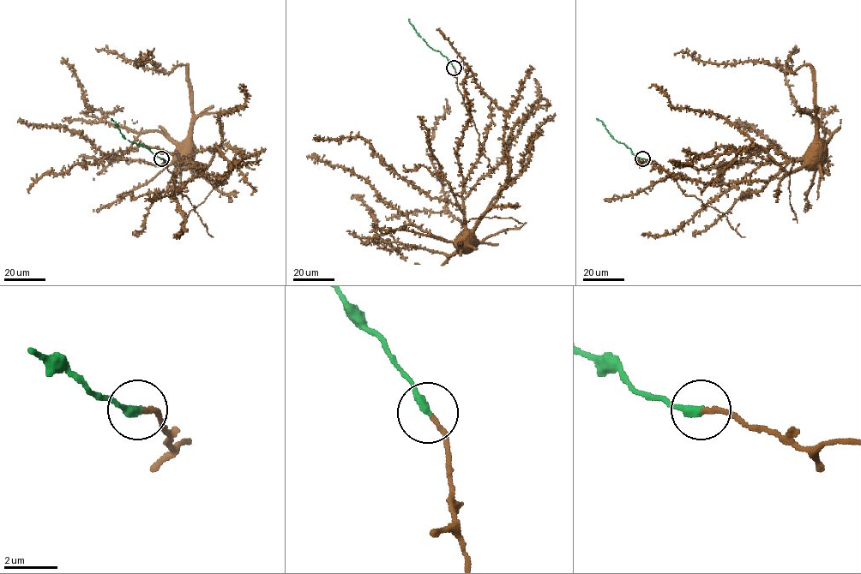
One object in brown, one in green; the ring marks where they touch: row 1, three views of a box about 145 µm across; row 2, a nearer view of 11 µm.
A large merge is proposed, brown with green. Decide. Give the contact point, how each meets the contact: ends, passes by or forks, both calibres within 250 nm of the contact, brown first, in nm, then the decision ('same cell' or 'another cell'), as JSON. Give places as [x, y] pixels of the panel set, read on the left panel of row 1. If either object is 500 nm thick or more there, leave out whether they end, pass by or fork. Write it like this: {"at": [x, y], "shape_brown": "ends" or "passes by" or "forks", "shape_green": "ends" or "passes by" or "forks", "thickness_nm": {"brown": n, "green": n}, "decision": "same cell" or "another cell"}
{"at": [161, 158], "shape_brown": "ends", "shape_green": "ends", "thickness_nm": {"brown": 170, "green": 320}, "decision": "same cell"}

